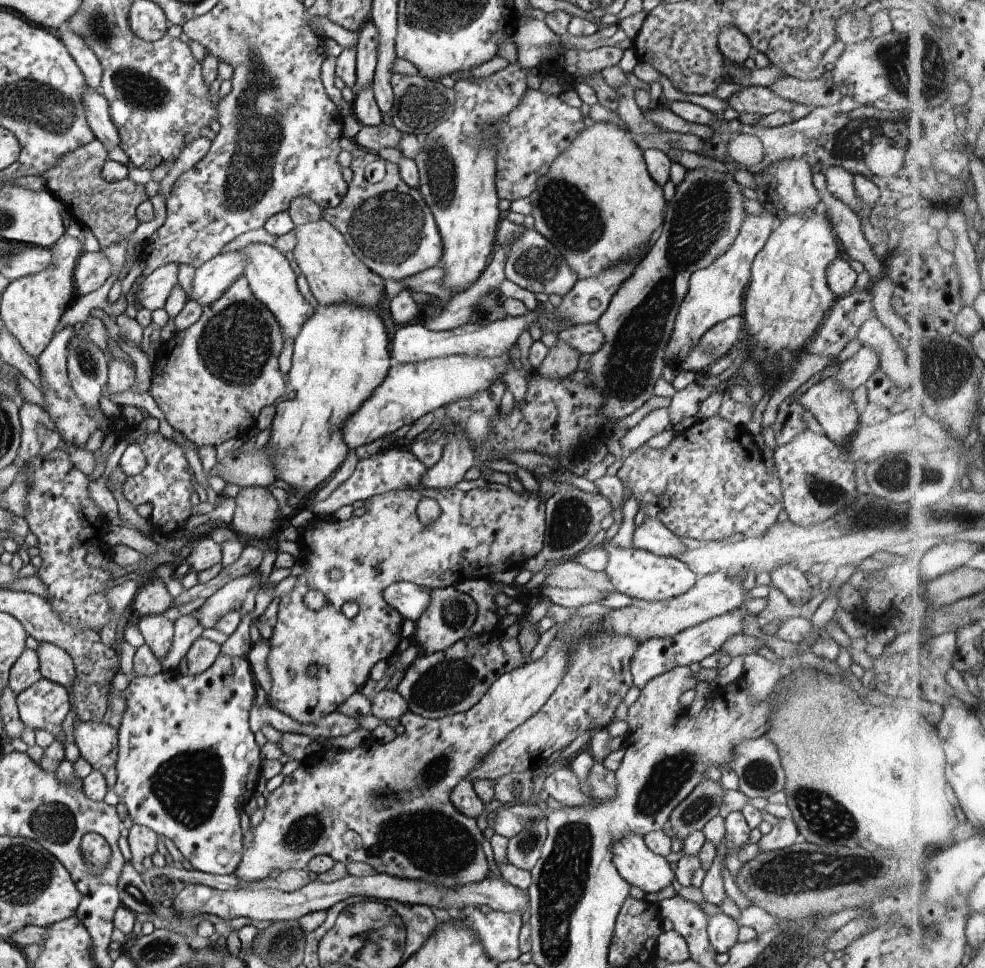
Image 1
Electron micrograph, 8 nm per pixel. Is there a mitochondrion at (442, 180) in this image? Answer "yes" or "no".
yes

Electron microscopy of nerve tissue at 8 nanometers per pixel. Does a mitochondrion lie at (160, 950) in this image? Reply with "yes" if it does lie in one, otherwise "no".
yes

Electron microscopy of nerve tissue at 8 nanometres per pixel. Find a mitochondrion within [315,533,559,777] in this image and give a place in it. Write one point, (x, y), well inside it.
(444, 686)

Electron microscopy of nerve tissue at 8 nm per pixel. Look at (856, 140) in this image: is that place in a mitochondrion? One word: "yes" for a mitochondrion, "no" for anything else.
yes

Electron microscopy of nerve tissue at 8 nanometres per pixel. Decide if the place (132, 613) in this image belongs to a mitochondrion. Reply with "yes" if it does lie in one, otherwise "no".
no

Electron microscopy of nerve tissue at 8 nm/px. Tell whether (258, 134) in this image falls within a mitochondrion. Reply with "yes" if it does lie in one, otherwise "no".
yes

